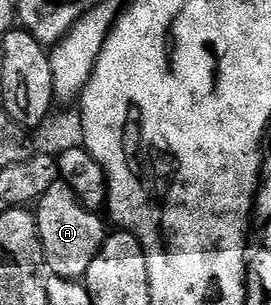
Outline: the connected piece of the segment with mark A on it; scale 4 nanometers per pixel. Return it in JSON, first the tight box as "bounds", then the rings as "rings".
{"bounds":[34,180,106,281],"rings":[[[62,180],[56,181],[54,187],[50,187],[50,191],[46,191],[46,195],[35,202],[34,212],[47,272],[67,281],[80,281],[86,271],[90,271],[94,255],[102,251],[106,236],[105,218],[100,213],[86,211],[78,195],[74,195],[74,191],[70,191],[70,187]]]}

